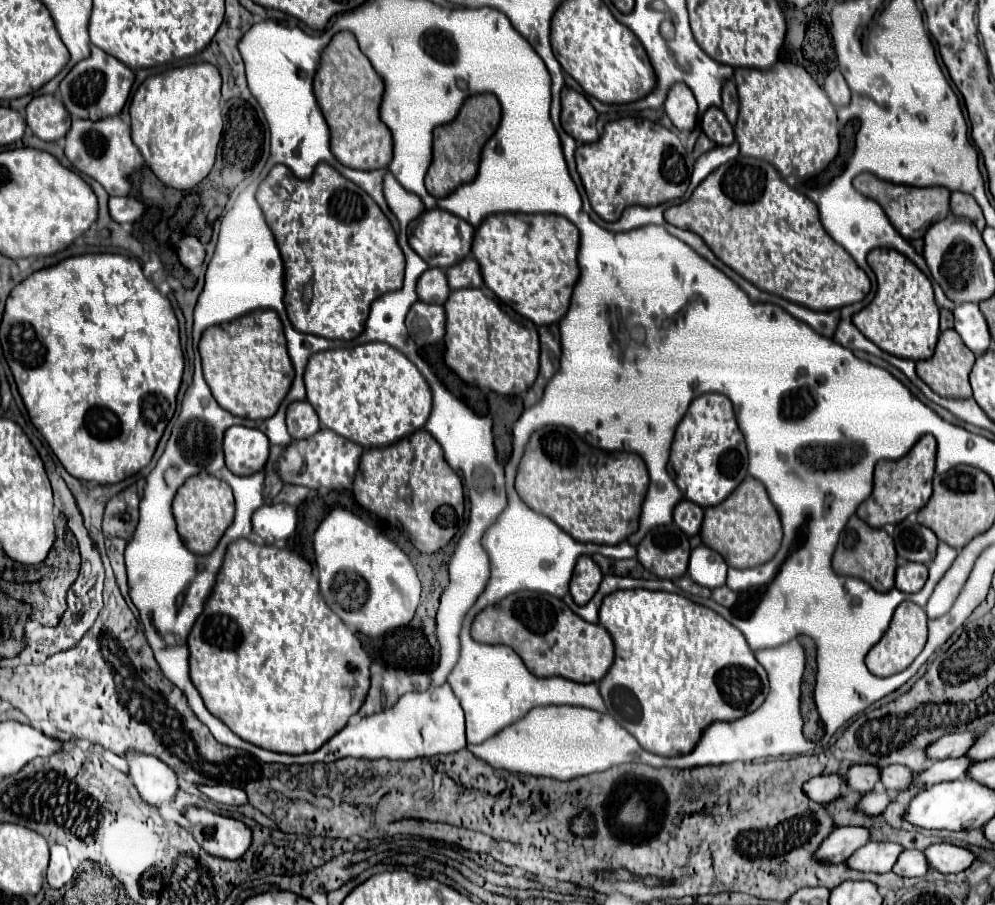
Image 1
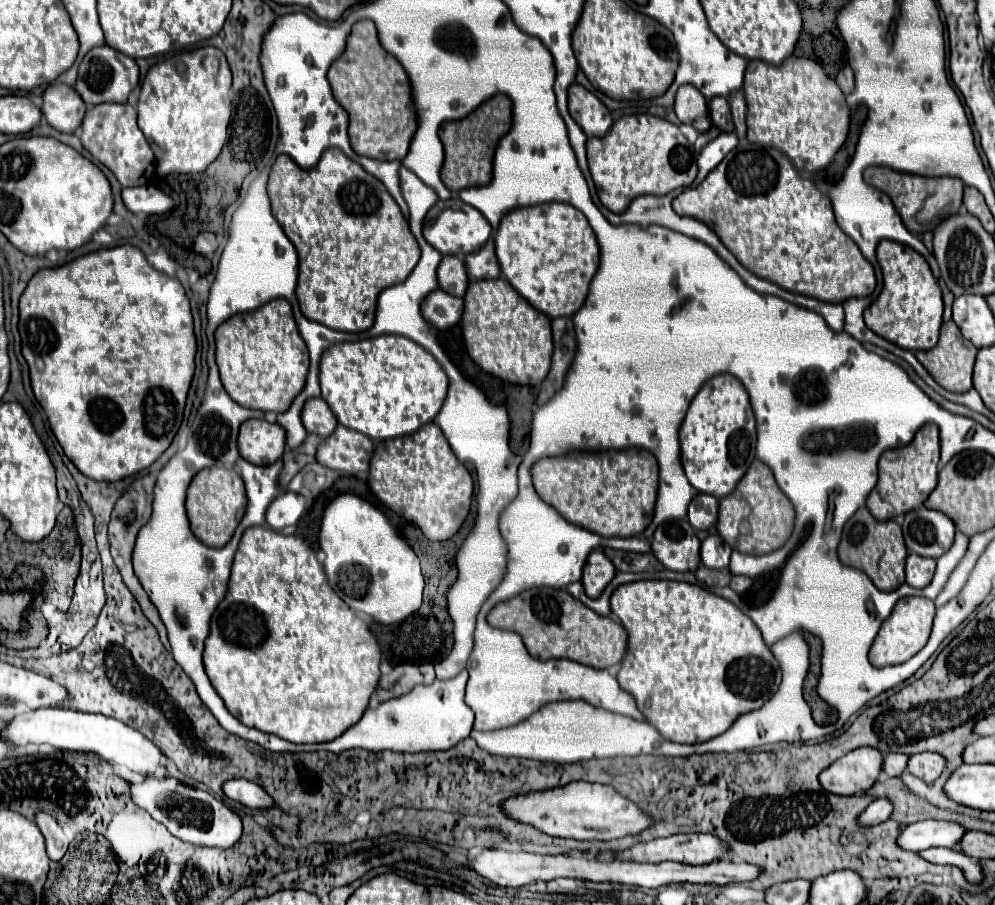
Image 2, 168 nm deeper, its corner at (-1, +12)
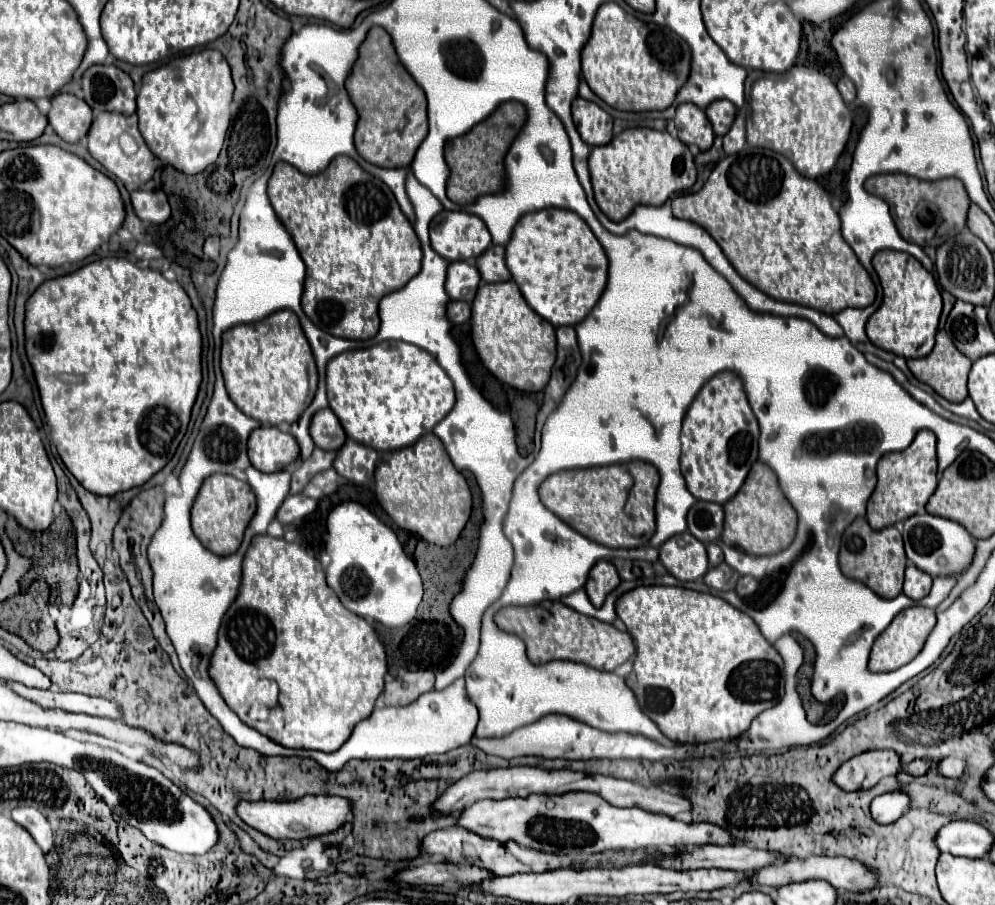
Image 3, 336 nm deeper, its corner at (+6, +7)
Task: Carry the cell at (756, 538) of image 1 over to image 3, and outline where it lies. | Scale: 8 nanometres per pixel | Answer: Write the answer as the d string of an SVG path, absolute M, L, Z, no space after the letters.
M756 461L756 465L752 465L748 479L740 487L740 493L736 493L736 497L732 497L724 505L724 511L724 543L730 547L738 547L746 553L774 555L784 551L796 537L798 515L790 501L784 497L776 473L762 461Z

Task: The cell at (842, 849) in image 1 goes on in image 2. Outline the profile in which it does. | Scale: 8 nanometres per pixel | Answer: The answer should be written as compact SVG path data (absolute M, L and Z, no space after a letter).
M887 798L873 800L857 818L859 826L877 826L891 816L891 802Z

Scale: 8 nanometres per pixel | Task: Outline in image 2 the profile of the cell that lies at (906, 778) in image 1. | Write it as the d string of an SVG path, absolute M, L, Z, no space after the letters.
M919 752L919 754L911 754L907 760L907 772L925 780L925 782L933 782L943 770L943 758L935 752Z

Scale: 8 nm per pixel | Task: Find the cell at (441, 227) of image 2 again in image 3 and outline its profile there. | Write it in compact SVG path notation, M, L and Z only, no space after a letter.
M442 211L430 225L432 249L448 261L472 261L490 245L492 237L484 221L466 211Z

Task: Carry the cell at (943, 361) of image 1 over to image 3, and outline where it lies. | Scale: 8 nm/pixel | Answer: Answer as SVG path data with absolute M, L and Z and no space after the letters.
M938 331L936 345L930 355L922 359L908 359L908 369L918 381L930 385L936 393L954 403L968 397L966 381L970 367L972 361L952 345L946 331Z

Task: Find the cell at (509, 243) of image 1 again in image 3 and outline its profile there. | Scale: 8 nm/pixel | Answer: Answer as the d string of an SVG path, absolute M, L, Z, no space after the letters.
M542 209L524 215L514 229L512 241L506 245L506 265L528 305L540 317L550 321L554 327L578 325L594 309L608 281L608 257L604 253L604 247L594 237L588 223L582 217L578 217L574 211L566 211L566 209Z

